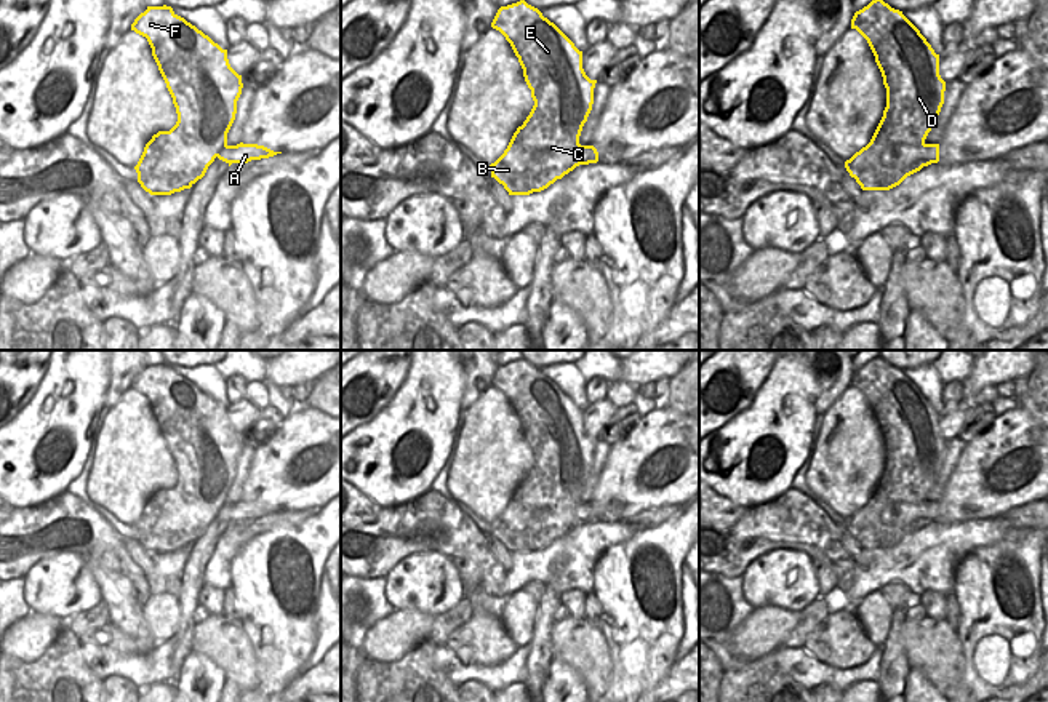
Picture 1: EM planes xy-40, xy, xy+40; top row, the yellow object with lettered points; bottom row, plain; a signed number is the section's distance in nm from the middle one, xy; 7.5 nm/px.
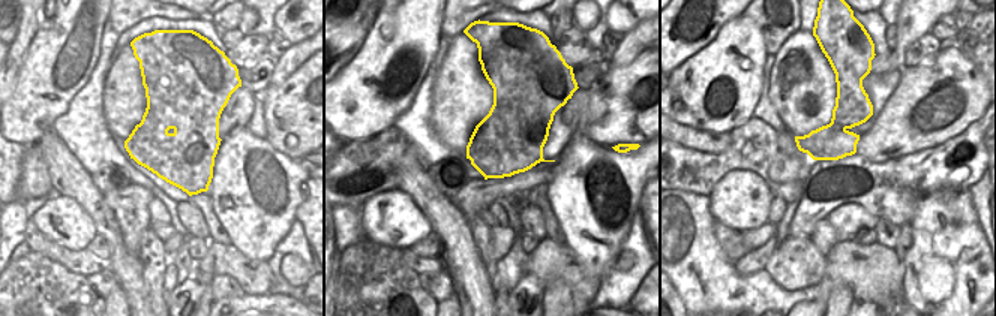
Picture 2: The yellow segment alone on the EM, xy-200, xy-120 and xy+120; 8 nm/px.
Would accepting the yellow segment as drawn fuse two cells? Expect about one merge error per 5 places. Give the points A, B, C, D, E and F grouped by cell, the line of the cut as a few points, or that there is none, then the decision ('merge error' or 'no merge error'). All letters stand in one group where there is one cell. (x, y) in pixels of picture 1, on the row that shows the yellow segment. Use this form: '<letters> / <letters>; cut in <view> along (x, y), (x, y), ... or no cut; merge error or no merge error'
A / B C D E F; cut in xy+40 along (879, 154), (895, 165), (912, 165), (922, 160), (930, 163); merge error

